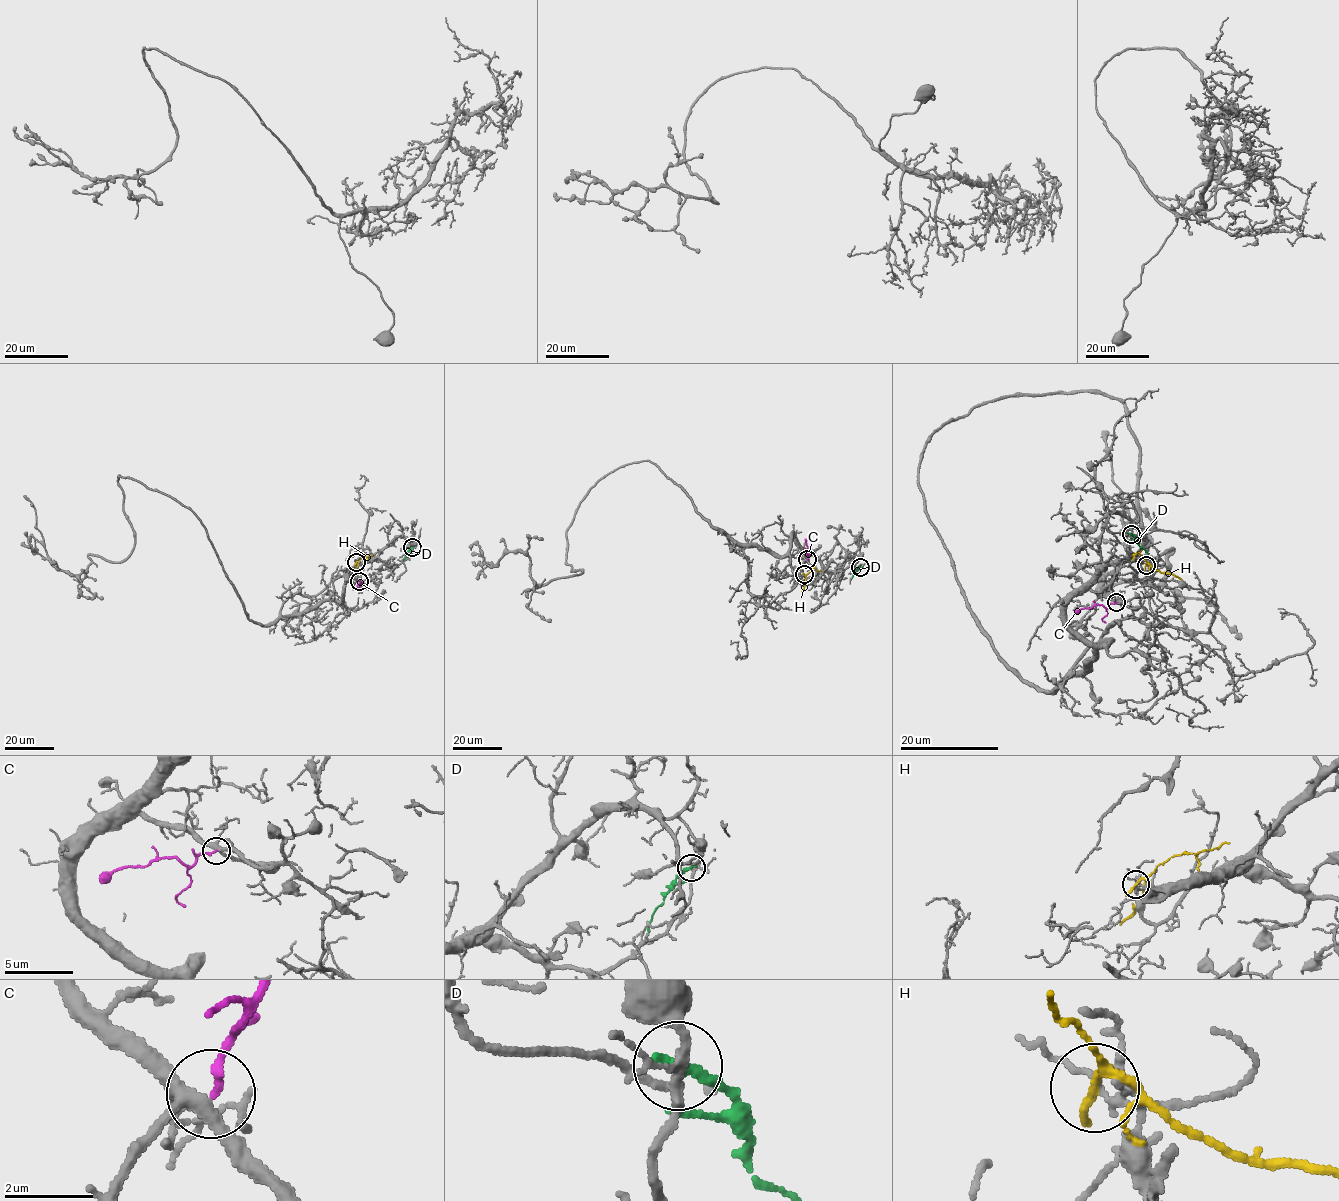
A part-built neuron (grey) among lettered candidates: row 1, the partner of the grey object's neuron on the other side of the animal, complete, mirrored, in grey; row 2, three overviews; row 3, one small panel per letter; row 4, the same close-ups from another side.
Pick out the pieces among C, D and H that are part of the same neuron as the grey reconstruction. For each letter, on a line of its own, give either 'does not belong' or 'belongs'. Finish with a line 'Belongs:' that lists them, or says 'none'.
C: belongs
D: does not belong
H: does not belong
Belongs: C

